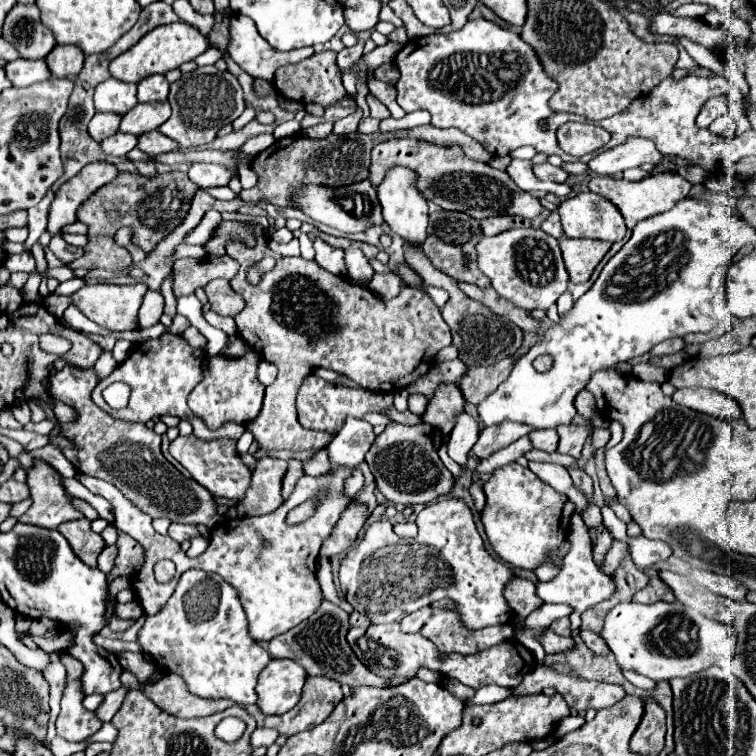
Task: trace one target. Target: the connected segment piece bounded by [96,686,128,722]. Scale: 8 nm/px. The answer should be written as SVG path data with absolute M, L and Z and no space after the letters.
M122 686L122 688L118 688L118 690L106 694L104 700L100 702L100 706L96 708L96 716L100 716L102 722L110 722L112 716L118 712L118 708L120 708L120 704L122 704L126 692L128 692L128 688Z

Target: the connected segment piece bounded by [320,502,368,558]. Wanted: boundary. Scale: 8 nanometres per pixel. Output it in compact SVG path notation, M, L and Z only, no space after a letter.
M352 502L352 504L344 510L344 514L342 514L340 522L336 524L332 536L330 536L330 538L324 542L324 546L320 548L320 556L332 558L332 556L336 556L336 554L340 554L340 552L346 552L346 550L356 542L356 536L358 536L360 528L364 526L366 518L368 518L366 506Z

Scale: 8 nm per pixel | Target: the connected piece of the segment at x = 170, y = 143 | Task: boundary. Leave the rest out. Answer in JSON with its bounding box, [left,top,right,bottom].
[138,130,178,156]

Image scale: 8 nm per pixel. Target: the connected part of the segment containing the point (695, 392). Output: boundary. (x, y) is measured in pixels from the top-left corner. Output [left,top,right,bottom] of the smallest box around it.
[672,388,742,420]

